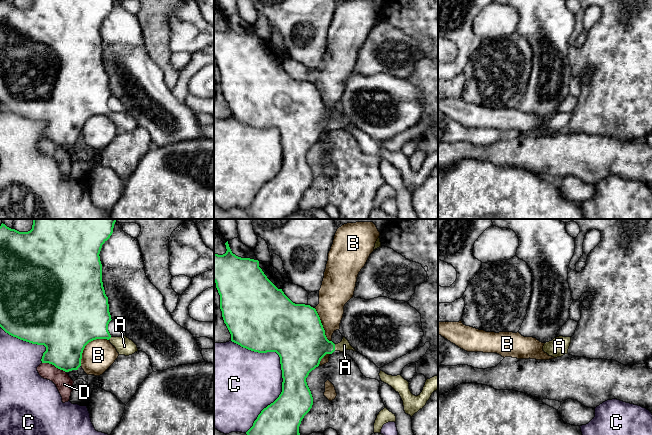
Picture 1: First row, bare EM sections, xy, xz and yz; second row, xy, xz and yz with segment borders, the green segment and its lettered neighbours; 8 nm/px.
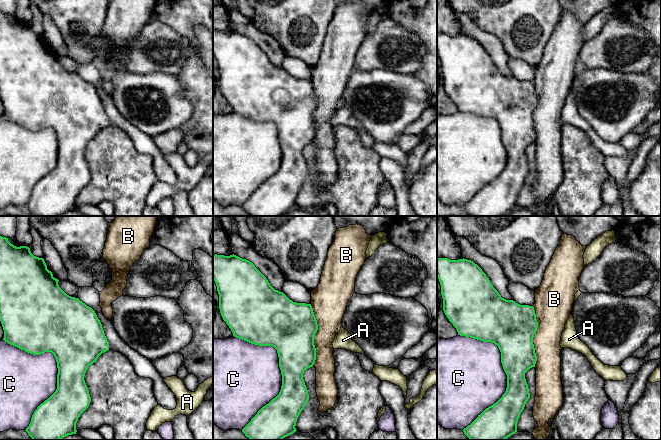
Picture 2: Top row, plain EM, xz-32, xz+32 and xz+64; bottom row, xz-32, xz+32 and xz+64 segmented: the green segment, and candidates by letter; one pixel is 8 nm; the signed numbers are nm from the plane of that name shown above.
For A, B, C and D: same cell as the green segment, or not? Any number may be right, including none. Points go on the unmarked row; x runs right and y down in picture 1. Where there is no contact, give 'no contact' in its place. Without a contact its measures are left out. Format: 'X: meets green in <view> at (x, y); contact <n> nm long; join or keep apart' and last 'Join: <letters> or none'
A: meets green in xz at (334, 123); contact 60 nm long; join
B: meets green in xy at (87, 119); contact 320 nm long; keep apart
C: meets green in xz at (282, 147); contact 750 nm long; keep apart
D: meets green in xy at (54, 141); contact 200 nm long; keep apart
Join: A

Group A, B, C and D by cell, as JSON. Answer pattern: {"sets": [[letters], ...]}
{"sets": [["A"], ["B"], ["C"], ["D"]]}

